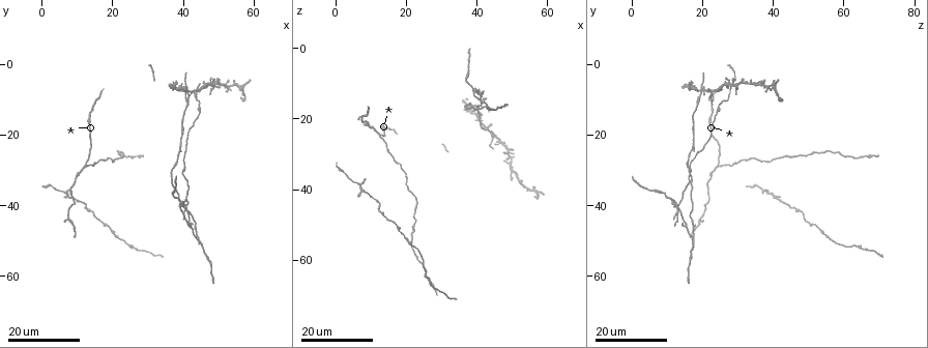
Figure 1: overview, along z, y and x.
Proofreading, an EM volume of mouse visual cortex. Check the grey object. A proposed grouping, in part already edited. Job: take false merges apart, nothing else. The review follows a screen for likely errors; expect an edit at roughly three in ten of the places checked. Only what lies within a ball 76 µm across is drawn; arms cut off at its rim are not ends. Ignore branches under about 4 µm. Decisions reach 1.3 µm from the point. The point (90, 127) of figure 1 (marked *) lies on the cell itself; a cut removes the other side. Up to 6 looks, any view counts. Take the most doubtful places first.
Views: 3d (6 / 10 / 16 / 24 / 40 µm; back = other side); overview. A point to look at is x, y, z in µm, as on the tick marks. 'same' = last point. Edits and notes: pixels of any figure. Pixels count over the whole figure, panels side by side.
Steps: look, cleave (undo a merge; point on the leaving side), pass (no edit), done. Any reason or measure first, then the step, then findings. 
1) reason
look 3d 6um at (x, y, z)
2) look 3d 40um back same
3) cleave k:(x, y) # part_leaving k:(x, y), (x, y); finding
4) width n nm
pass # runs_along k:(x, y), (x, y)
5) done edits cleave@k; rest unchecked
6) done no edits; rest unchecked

branch point
look 3d 24um at (12.0, 28.5, 24.0)

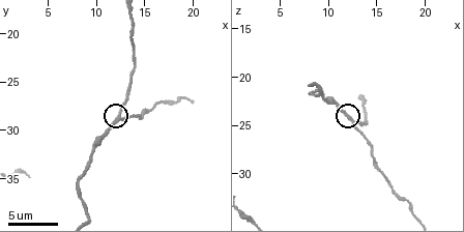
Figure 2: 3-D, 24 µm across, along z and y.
closer look
look 3d 6um at (12.4, 29.0, 24.2)

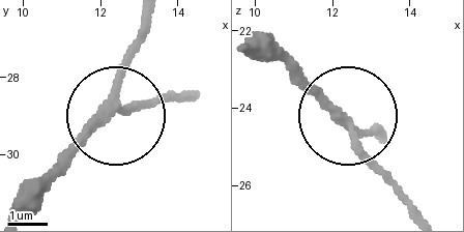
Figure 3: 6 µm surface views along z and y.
width 210 nm
pass # continuous, no second cell

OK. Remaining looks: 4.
thin arm on a thick one
look 3d 16um at (6.5, 36.0, 38.5)

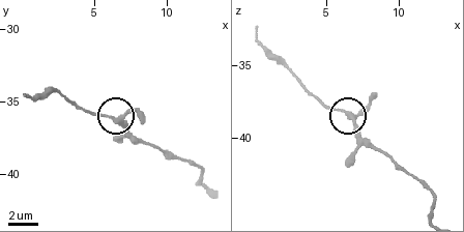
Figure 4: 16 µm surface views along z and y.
look 3d 6um at (6.6, 36.4, 38.4)

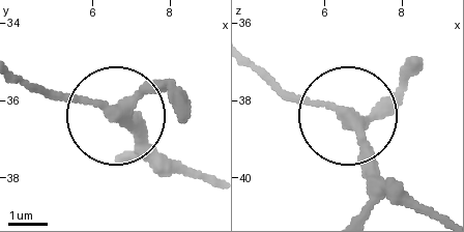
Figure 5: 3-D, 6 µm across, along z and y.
side_arm 10 um
pass # continuous, no second cell

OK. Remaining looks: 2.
look 3d 16um at (25.0, 51.5, 62.5)

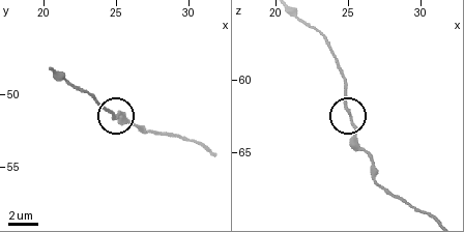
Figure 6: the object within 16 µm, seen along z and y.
zoom in
look 3d 10um at (25.2, 51.2, 63.0)

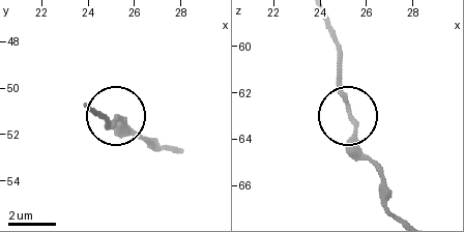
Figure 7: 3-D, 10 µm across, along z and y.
cleave 7:(141, 135) # two cells meet here

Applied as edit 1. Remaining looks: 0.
done edits cleave@7; rest unchecked

